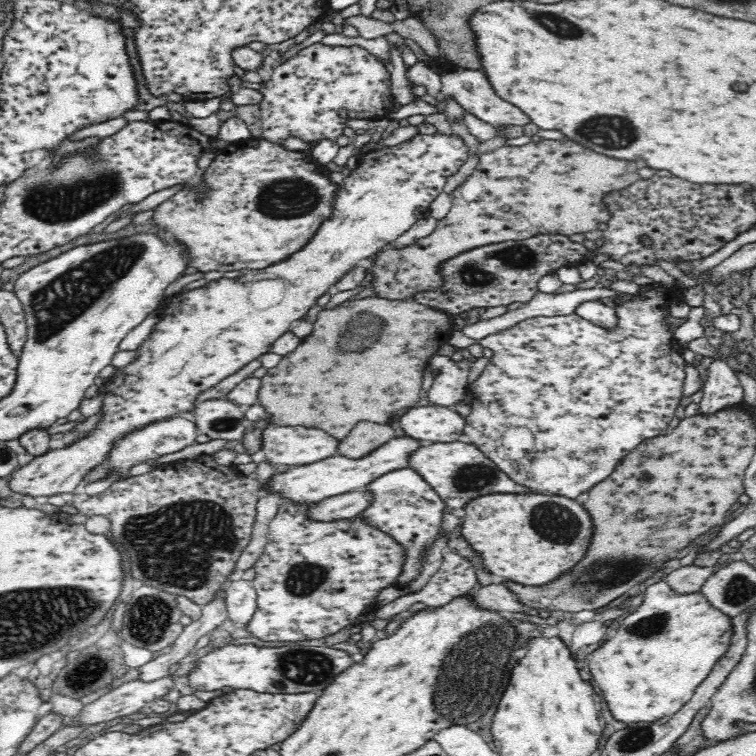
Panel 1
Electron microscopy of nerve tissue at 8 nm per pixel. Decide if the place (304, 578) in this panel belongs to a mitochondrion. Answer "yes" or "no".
yes

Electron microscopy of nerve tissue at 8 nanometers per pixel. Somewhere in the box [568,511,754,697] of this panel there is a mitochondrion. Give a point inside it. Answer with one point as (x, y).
(657, 623)

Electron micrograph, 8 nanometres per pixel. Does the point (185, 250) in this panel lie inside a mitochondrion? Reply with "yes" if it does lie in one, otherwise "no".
no

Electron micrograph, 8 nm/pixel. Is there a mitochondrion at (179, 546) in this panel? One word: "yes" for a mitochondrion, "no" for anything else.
yes

